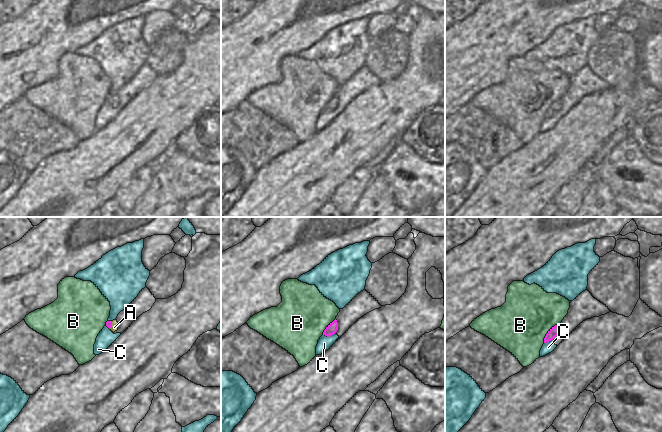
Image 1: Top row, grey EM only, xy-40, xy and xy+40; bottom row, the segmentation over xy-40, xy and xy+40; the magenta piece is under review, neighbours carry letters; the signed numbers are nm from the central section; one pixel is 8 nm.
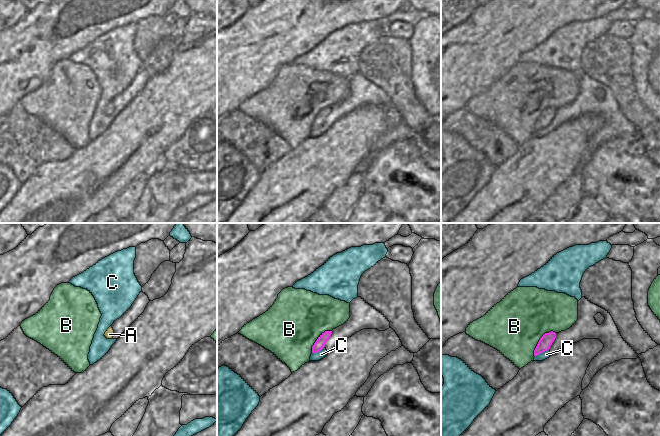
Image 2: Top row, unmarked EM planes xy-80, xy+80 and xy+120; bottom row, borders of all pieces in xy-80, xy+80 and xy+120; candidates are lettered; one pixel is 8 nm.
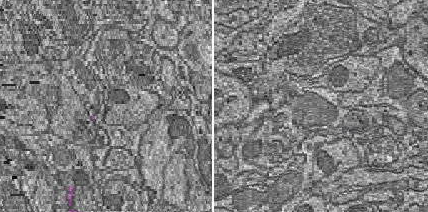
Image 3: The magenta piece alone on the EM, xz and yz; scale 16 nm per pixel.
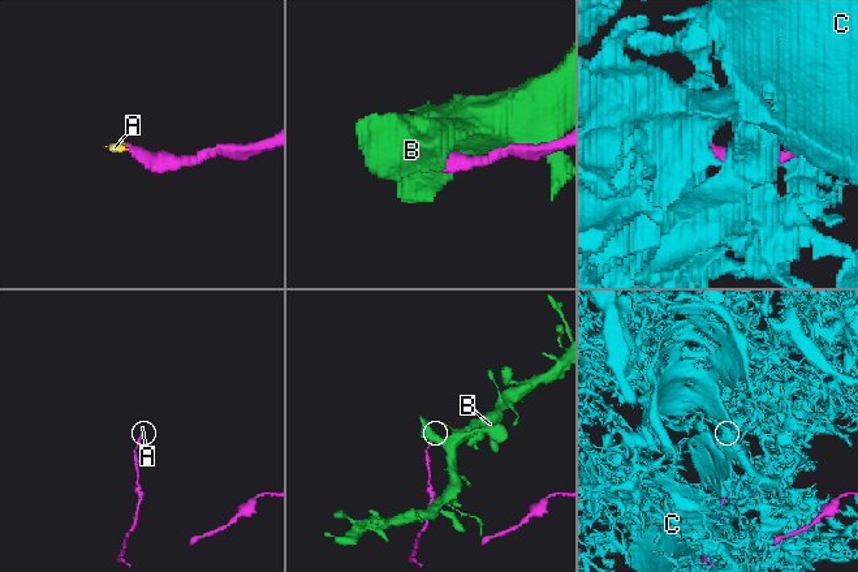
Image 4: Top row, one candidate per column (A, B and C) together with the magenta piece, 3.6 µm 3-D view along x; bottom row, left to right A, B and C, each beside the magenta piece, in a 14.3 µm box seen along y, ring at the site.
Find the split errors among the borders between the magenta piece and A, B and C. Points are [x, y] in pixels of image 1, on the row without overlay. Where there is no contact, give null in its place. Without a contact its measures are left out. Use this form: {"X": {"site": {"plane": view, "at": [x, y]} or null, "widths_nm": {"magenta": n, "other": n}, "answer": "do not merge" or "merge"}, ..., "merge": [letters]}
{"A": {"site": {"plane": "xy-40", "at": [111, 101]}, "widths_nm": {"magenta": 50, "other": 60}, "answer": "merge"}, "B": {"site": {"plane": "xy+40", "at": [548, 108]}, "widths_nm": {"magenta": 70, "other": 440}, "answer": "do not merge"}, "C": {"site": {"plane": "xy", "at": [329, 111]}, "widths_nm": {"magenta": 80, "other": 110}, "answer": "do not merge"}, "merge": ["A"]}

